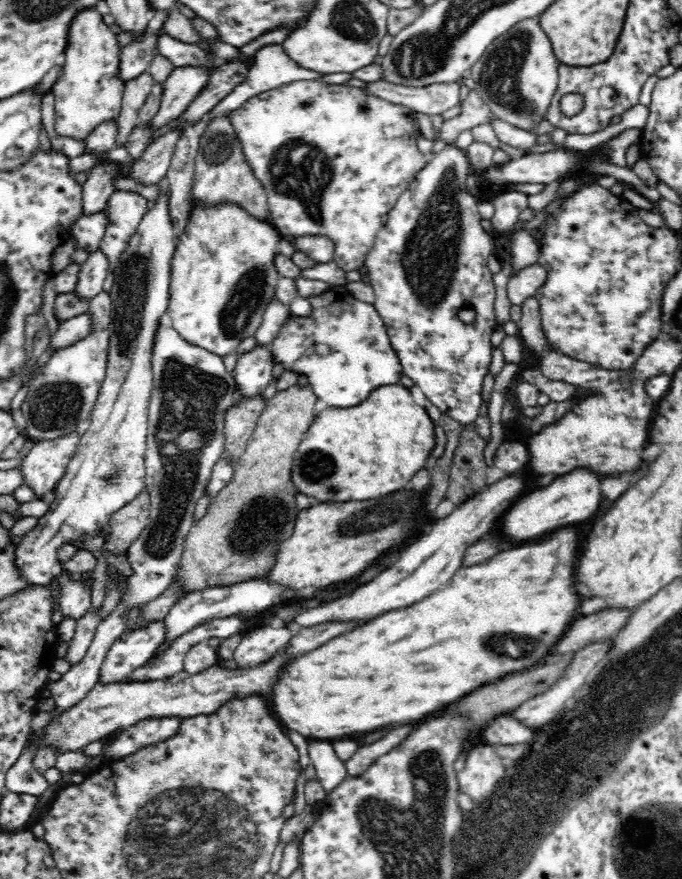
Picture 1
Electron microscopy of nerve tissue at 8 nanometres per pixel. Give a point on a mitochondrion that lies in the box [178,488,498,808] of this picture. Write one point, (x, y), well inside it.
(262, 520)

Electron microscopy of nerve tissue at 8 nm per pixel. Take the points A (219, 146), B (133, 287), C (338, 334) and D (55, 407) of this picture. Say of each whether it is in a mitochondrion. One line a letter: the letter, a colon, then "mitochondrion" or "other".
A: mitochondrion
B: mitochondrion
C: other
D: mitochondrion

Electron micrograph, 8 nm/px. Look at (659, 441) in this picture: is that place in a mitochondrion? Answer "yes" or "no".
no

